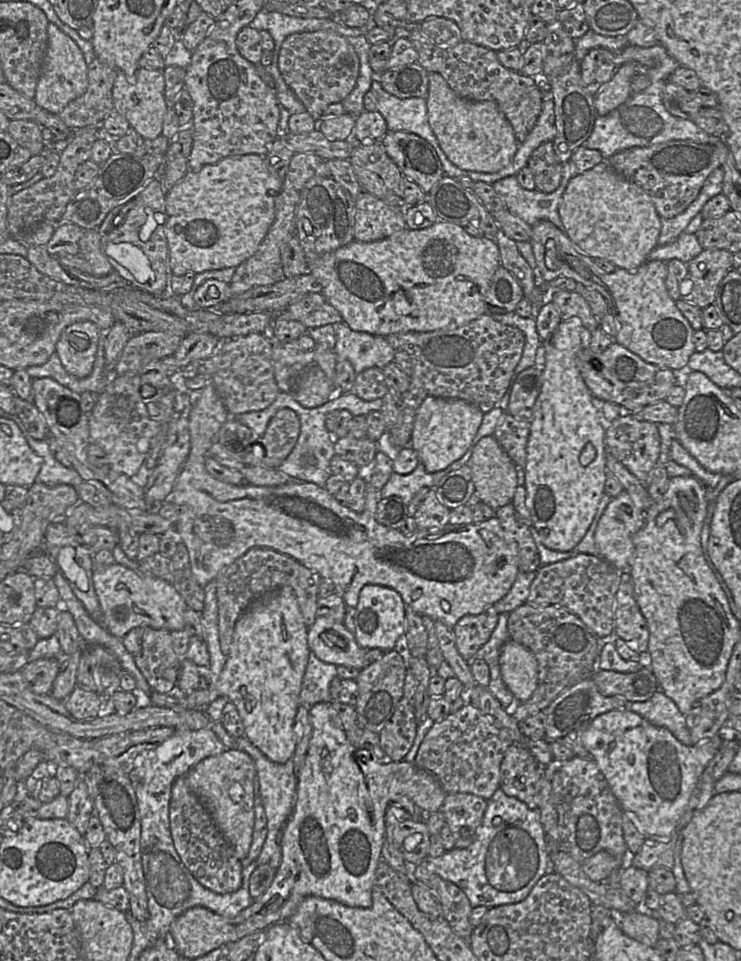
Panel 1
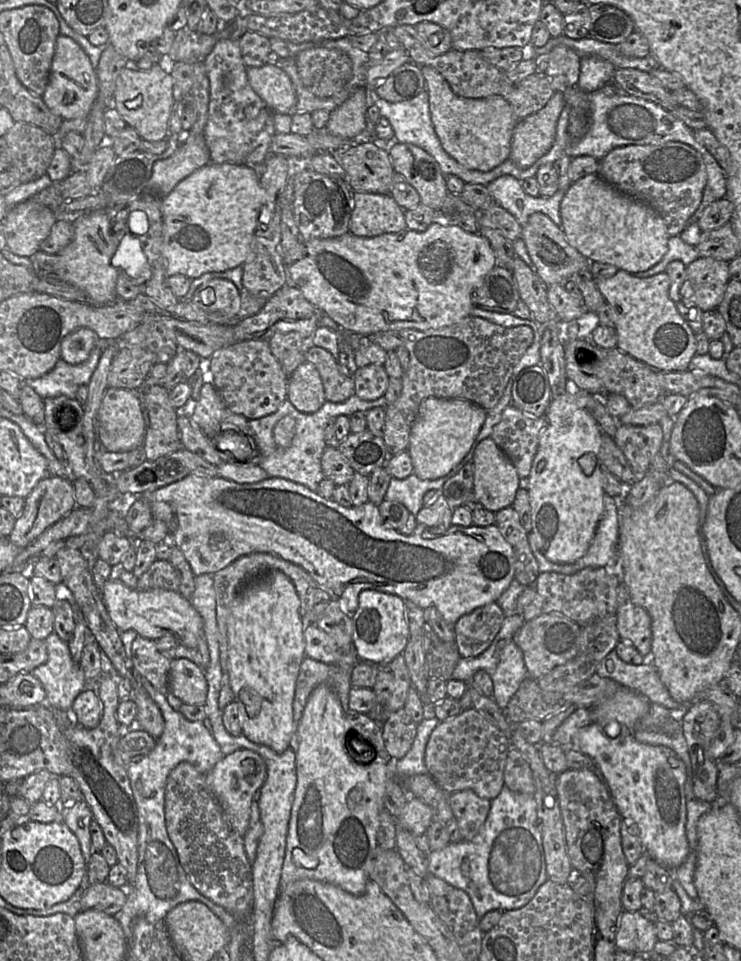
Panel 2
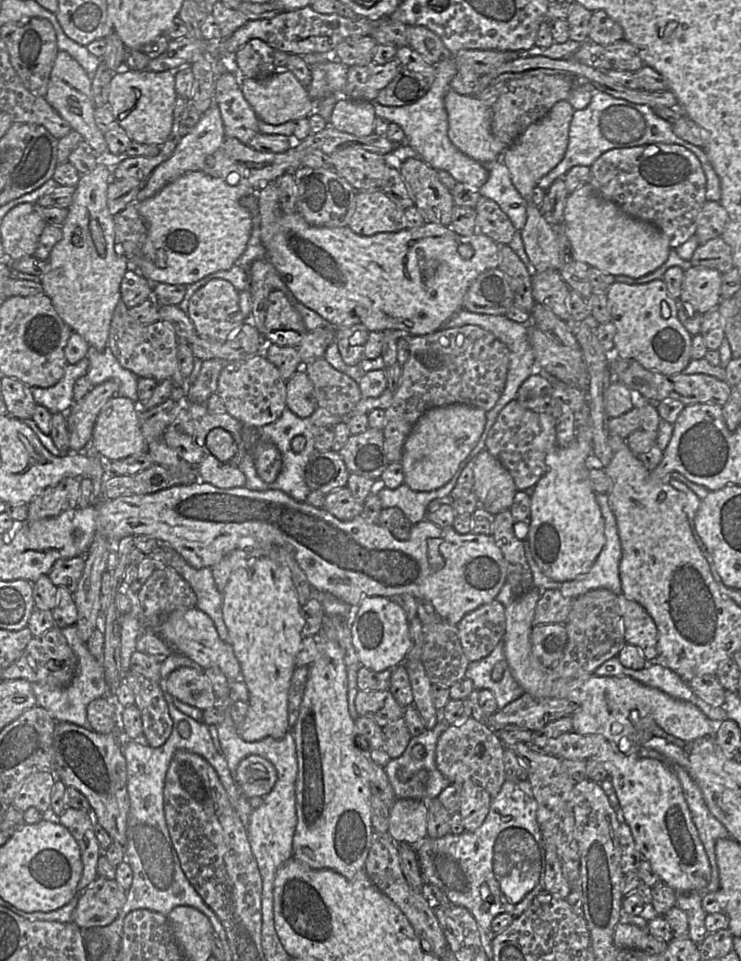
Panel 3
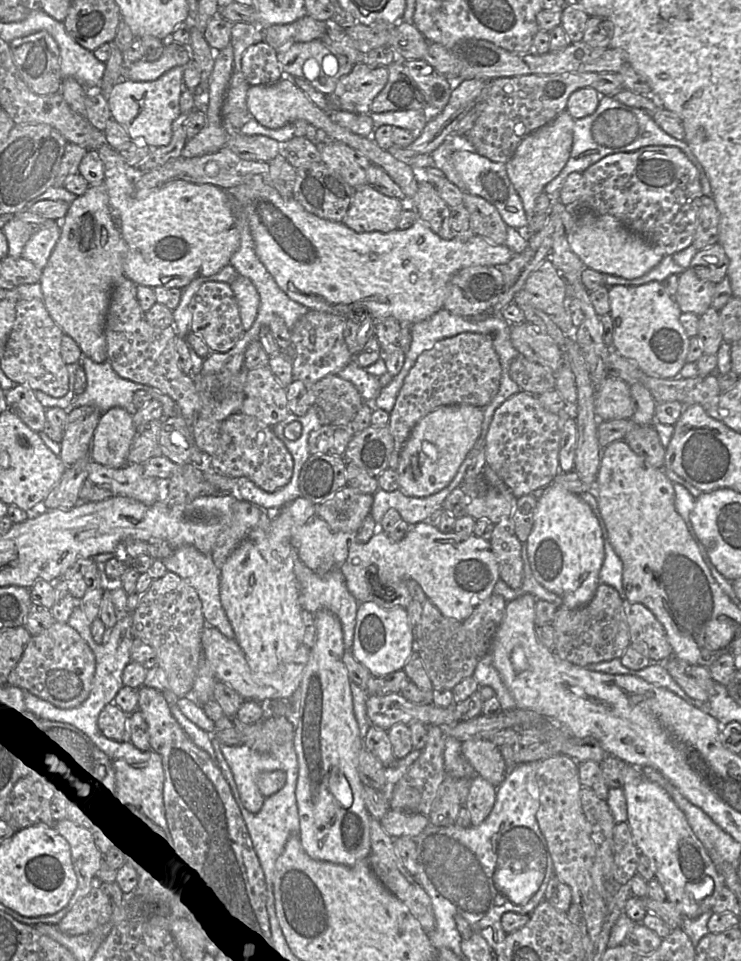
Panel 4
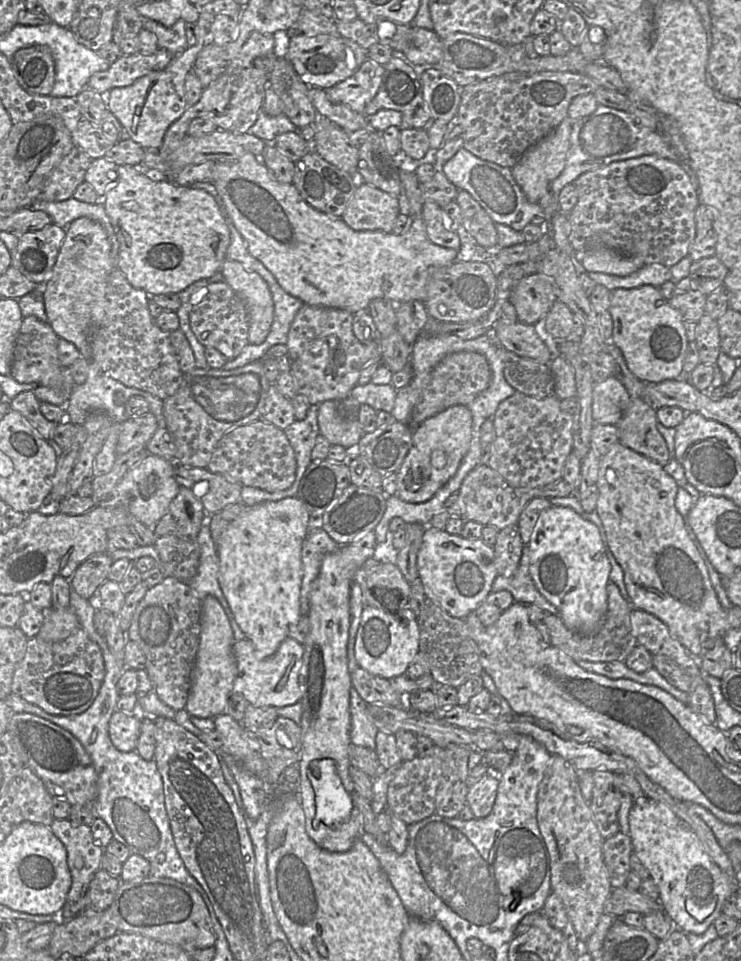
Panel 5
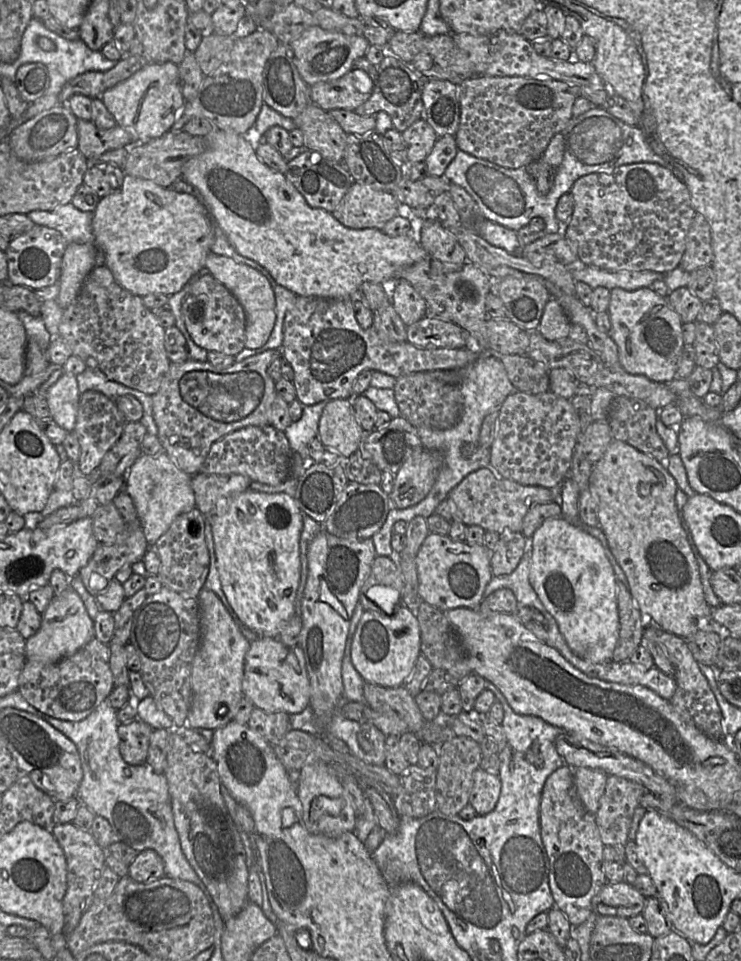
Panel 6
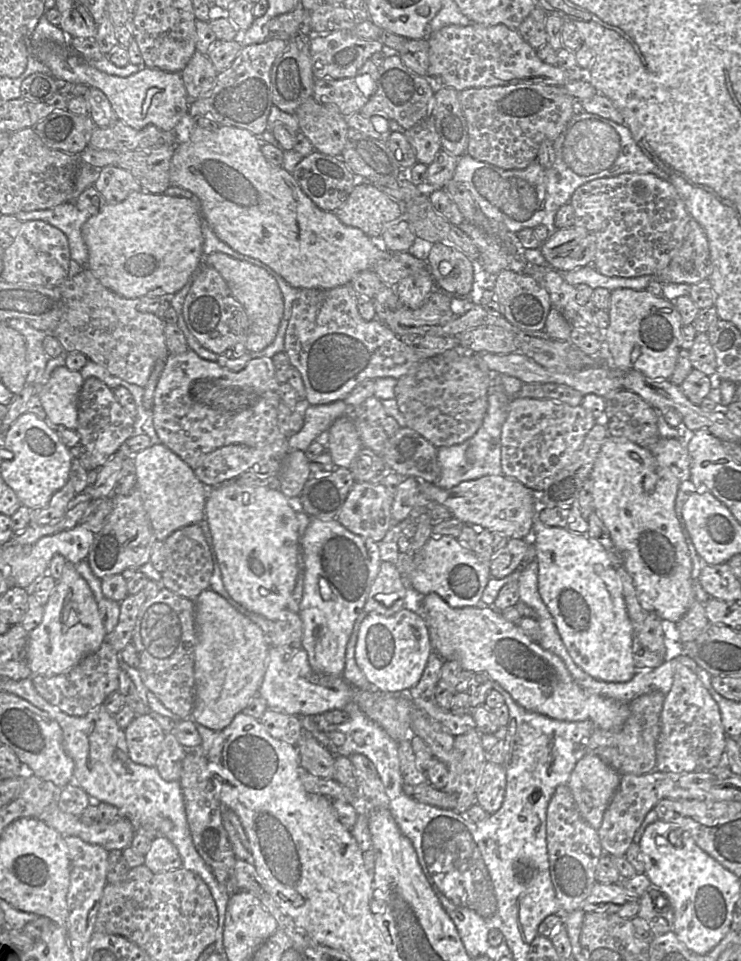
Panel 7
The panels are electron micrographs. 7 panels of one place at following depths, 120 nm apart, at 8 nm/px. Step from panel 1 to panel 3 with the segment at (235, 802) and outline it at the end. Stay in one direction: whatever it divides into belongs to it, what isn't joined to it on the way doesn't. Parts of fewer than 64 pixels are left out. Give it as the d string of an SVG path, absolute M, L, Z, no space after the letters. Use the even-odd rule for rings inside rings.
M249 755L238 764L234 781L247 798L264 797L275 785L277 771L273 764L258 755Z

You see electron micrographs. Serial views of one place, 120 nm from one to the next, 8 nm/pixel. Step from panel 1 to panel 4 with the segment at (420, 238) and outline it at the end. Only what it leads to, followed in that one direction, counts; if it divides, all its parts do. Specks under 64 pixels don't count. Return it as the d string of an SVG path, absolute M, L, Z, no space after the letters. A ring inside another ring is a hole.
M254 175L243 184L227 189L242 204L255 241L256 253L280 288L293 300L312 310L361 321L368 316L376 320L394 317L401 324L415 324L443 308L448 284L459 270L470 266L501 266L514 253L505 244L494 244L482 236L461 239L457 235L445 240L434 233L419 217L407 229L358 233L343 222L320 218L307 211L293 197L282 196L272 185Z

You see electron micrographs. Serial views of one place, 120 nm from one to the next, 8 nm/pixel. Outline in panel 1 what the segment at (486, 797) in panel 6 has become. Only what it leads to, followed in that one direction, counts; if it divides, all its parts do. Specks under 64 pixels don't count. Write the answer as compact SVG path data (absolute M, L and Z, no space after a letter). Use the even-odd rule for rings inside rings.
M471 793L446 794L441 811L451 830L455 848L467 848L476 838L488 801Z

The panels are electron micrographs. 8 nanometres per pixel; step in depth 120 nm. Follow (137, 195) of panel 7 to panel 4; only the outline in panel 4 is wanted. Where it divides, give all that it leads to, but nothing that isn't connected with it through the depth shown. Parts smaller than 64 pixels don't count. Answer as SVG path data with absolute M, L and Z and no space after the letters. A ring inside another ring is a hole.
M106 142L99 148L98 153L104 164L105 185L113 217L127 244L124 260L124 274L127 278L137 285L152 288L163 286L183 289L194 279L214 275L230 264L231 257L240 247L240 230L237 219L229 208L225 193L228 188L175 180L138 200L135 197L135 183L127 176L128 165L119 152Z

